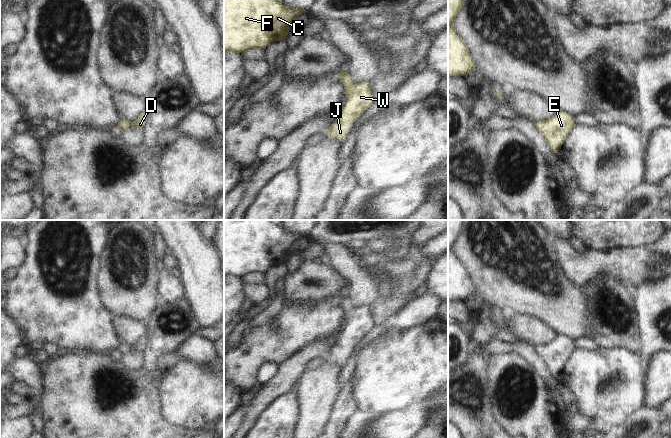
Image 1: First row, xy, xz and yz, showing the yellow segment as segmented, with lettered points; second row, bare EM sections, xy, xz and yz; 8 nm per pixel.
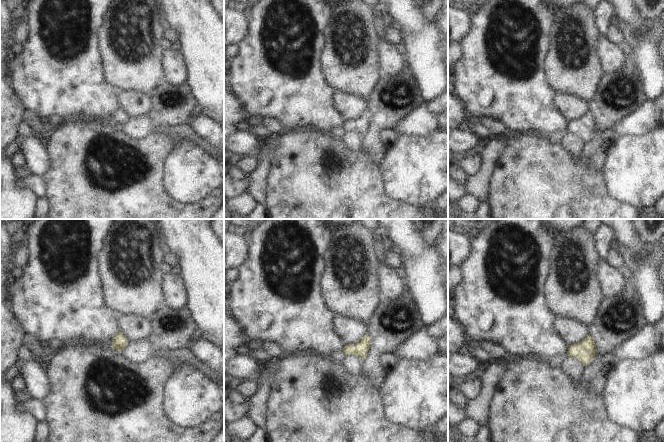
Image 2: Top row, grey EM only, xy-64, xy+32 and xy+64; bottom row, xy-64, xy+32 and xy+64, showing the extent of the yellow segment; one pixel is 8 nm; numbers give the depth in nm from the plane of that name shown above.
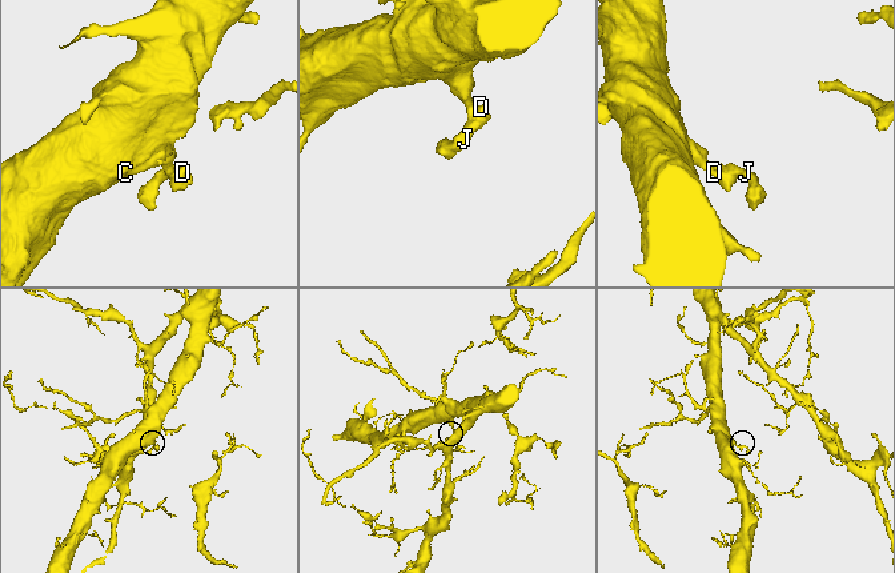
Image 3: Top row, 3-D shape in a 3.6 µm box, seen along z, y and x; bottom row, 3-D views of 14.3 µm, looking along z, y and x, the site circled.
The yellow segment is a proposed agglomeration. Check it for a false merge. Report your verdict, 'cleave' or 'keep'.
keep

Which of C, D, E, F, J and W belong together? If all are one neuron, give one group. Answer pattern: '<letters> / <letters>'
C D E F J W

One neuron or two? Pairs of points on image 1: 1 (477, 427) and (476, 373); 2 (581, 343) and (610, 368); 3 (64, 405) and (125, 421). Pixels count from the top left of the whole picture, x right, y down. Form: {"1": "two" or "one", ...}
{"1": "one", "2": "two", "3": "one"}

